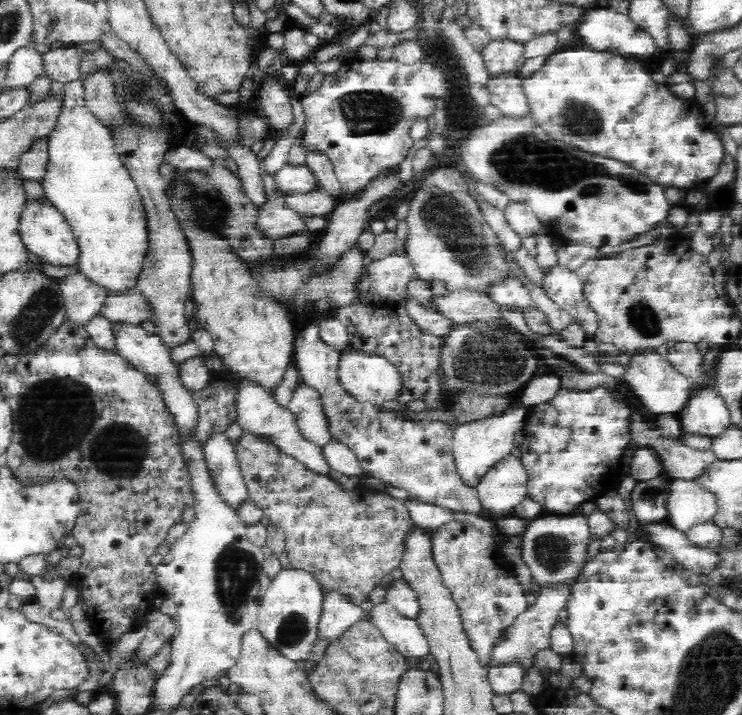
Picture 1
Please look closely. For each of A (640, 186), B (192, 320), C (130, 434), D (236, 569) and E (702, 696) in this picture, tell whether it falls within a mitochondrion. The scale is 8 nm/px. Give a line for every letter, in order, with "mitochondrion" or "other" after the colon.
A: mitochondrion
B: other
C: mitochondrion
D: mitochondrion
E: mitochondrion

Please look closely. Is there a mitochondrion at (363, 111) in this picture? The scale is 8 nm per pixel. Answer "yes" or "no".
yes

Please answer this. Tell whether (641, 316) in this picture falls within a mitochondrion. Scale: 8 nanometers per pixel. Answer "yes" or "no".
yes

